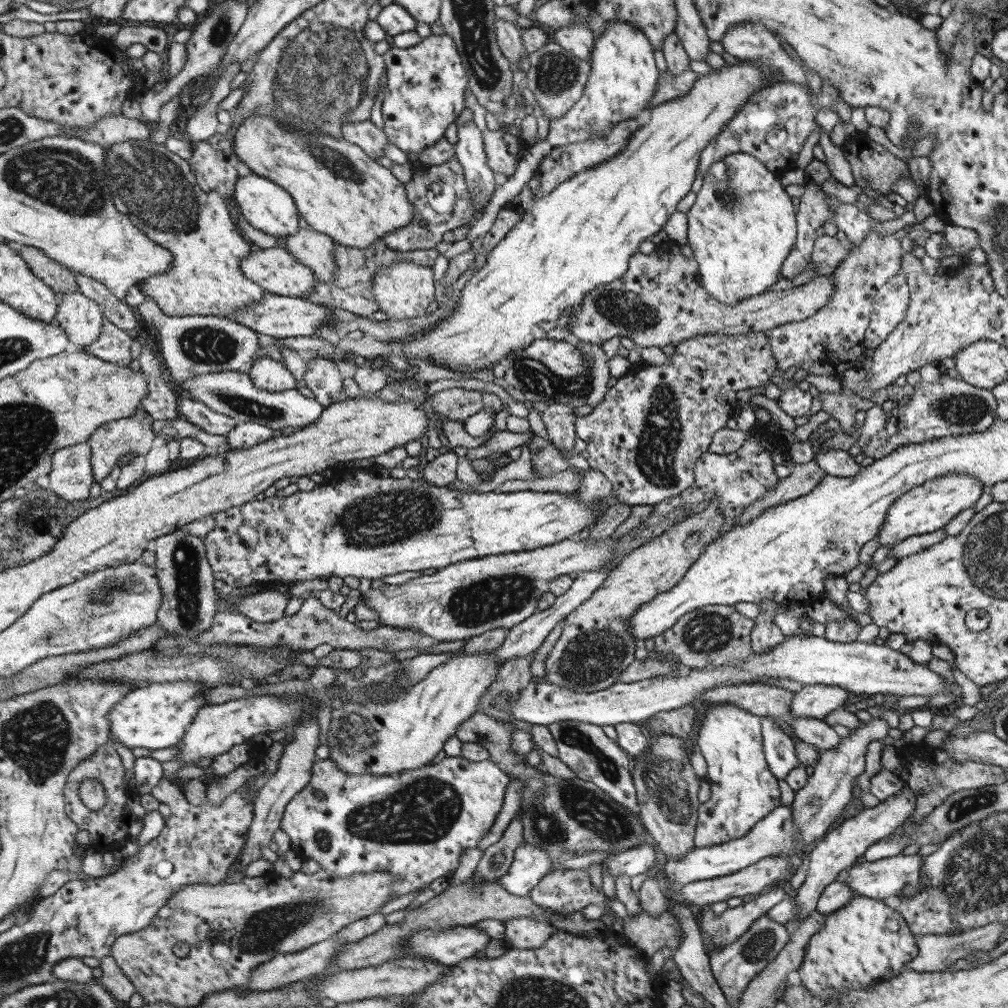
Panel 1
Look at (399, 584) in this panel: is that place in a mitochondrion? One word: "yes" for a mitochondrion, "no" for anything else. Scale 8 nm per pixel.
no

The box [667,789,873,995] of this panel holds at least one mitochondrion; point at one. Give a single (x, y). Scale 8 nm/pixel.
(754, 949)

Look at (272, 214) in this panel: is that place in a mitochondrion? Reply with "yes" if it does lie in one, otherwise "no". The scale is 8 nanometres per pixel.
no

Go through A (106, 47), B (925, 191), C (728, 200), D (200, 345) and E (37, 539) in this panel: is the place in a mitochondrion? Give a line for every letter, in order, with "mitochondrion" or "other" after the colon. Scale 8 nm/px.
A: other
B: other
C: mitochondrion
D: mitochondrion
E: other

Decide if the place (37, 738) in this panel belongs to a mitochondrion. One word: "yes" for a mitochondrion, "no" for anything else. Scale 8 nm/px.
yes

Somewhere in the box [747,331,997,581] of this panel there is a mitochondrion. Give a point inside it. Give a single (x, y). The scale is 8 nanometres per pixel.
(958, 410)

